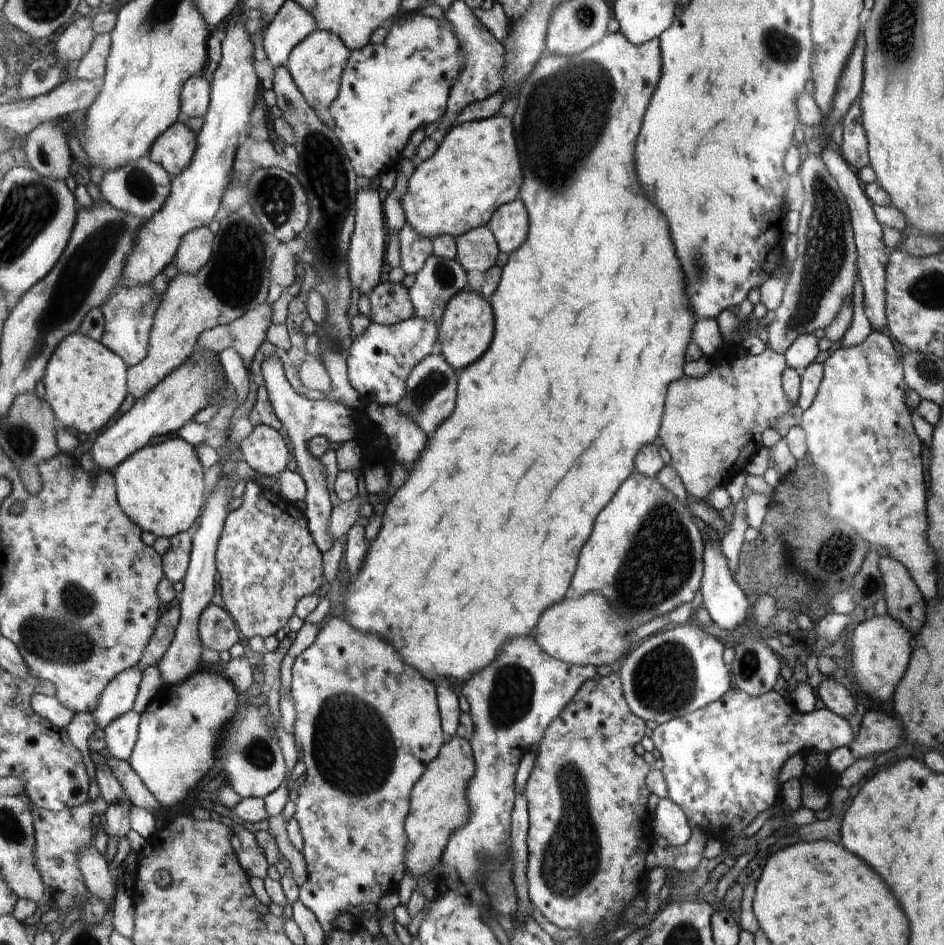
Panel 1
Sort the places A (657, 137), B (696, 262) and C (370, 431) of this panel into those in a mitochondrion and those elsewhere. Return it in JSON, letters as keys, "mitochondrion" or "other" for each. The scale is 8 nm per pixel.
{"A":"other","B":"mitochondrion","C":"other"}

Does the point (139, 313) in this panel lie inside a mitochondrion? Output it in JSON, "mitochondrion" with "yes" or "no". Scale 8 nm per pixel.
{"mitochondrion":"yes"}

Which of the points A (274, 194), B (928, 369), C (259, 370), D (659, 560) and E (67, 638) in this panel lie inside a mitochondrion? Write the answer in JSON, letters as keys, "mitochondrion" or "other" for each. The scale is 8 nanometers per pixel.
{"A":"mitochondrion","B":"mitochondrion","C":"other","D":"mitochondrion","E":"mitochondrion"}

